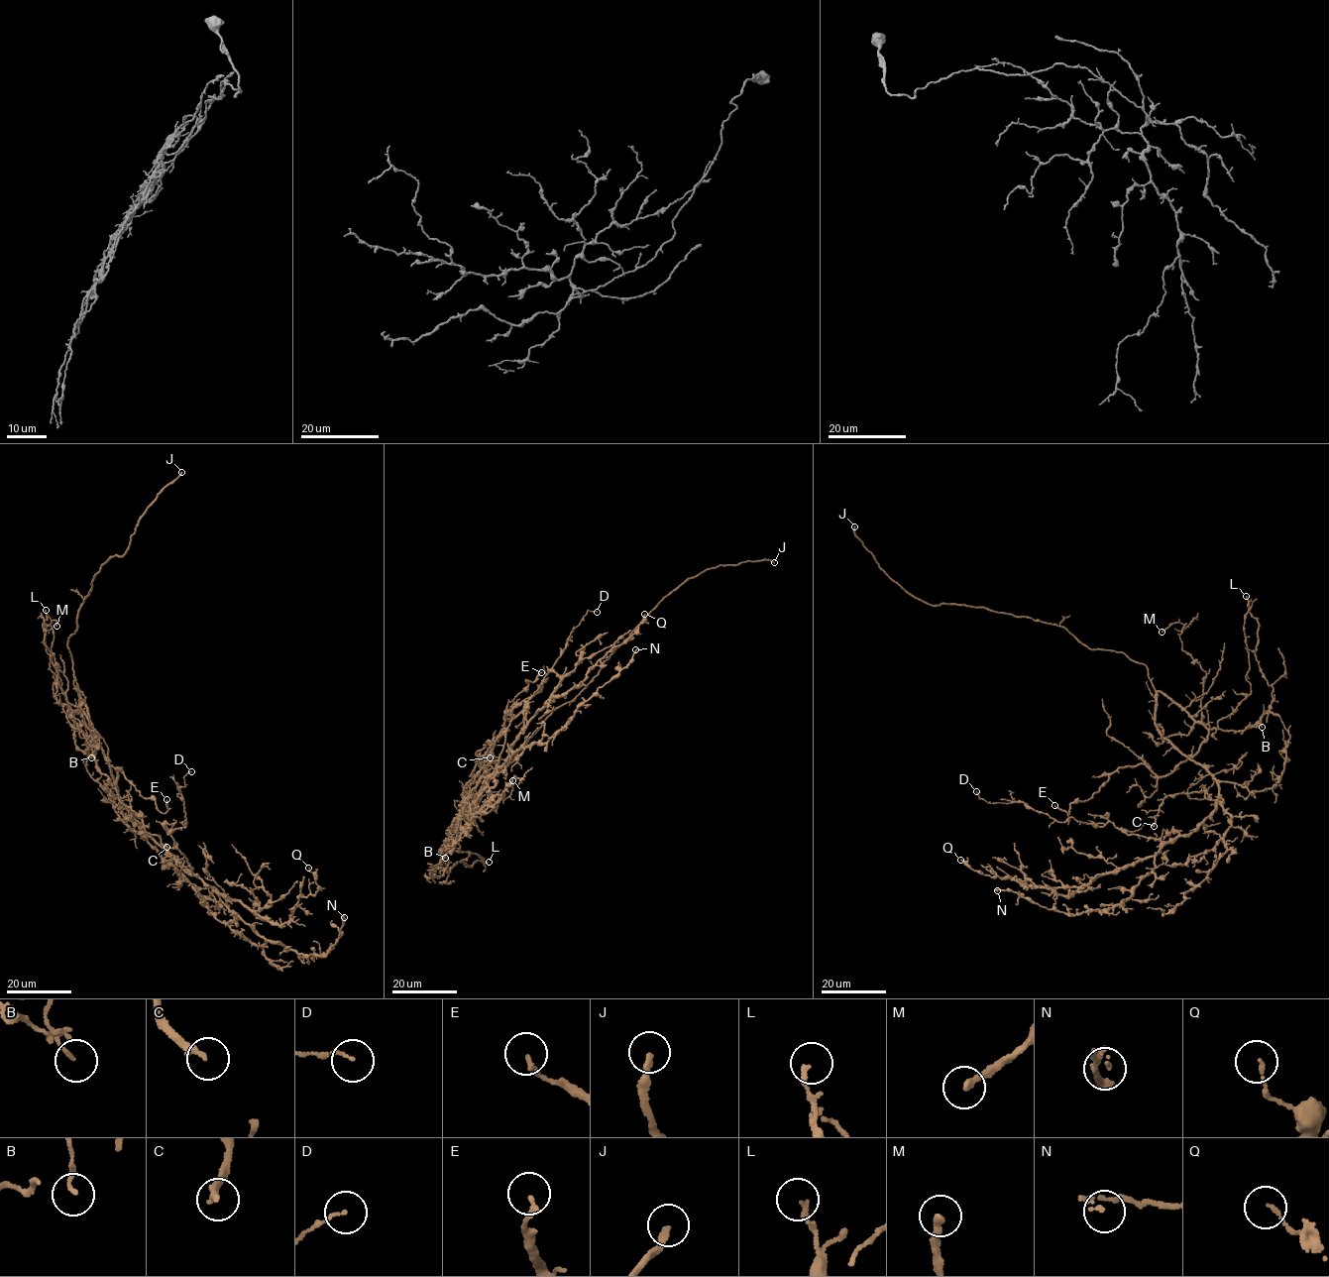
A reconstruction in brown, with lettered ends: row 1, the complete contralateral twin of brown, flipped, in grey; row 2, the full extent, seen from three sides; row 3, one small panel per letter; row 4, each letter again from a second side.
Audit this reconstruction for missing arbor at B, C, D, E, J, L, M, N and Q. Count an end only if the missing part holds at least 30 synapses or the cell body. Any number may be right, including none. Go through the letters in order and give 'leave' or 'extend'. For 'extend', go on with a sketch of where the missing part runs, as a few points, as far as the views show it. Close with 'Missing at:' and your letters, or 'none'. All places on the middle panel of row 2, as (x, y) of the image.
B: leave
C: leave
D: leave
E: leave
J: extend
L: leave
M: leave
N: leave
Q: leave
Missing at: J

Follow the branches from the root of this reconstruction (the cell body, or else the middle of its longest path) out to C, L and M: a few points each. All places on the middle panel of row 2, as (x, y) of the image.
C: (478, 783), (459, 816), (467, 804), (464, 800), (470, 786), (481, 771), (480, 757), (490, 757)
L: (478, 783), (492, 761), (499, 766), (456, 823), (440, 862), (449, 872), (463, 860), (469, 867), (489, 862)
M: (478, 783), (492, 761), (499, 766), (475, 803), (463, 800), (474, 811), (489, 790), (508, 797), (512, 780)

